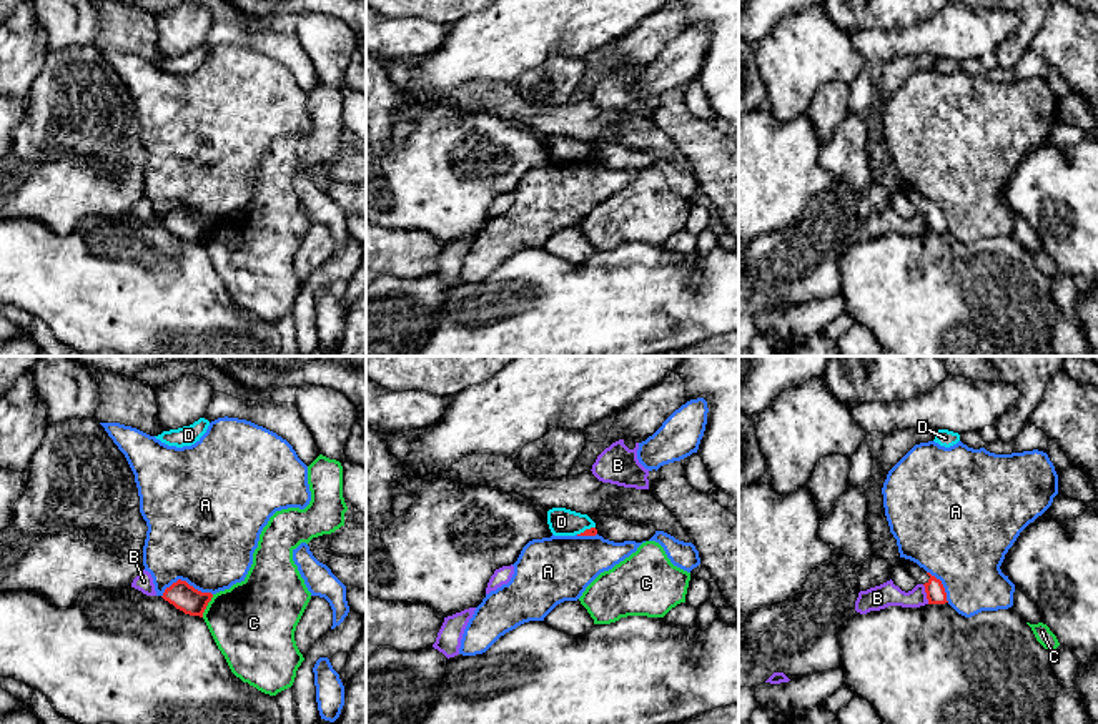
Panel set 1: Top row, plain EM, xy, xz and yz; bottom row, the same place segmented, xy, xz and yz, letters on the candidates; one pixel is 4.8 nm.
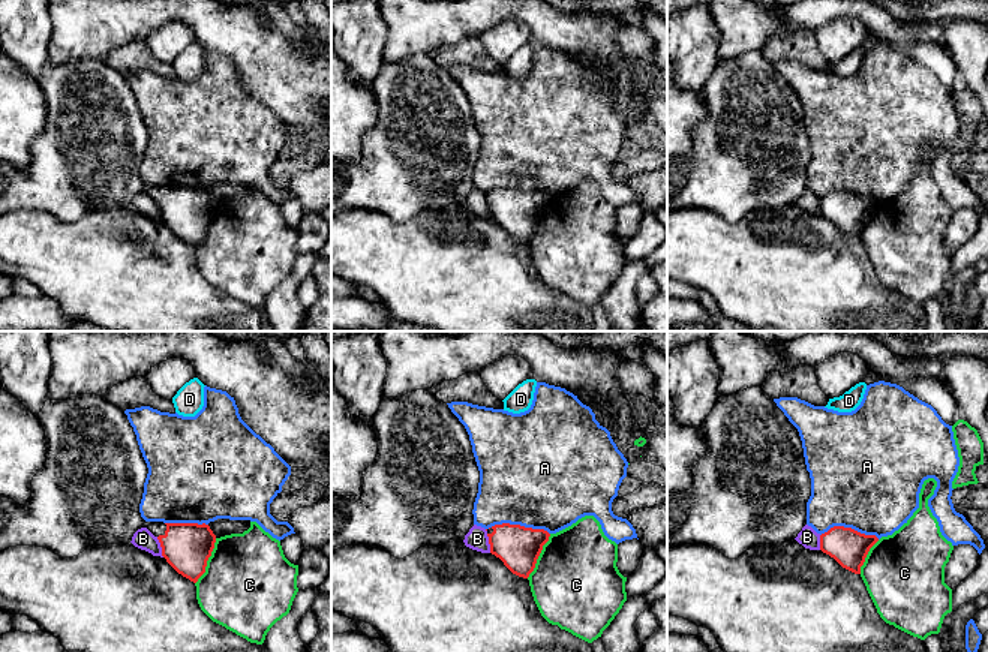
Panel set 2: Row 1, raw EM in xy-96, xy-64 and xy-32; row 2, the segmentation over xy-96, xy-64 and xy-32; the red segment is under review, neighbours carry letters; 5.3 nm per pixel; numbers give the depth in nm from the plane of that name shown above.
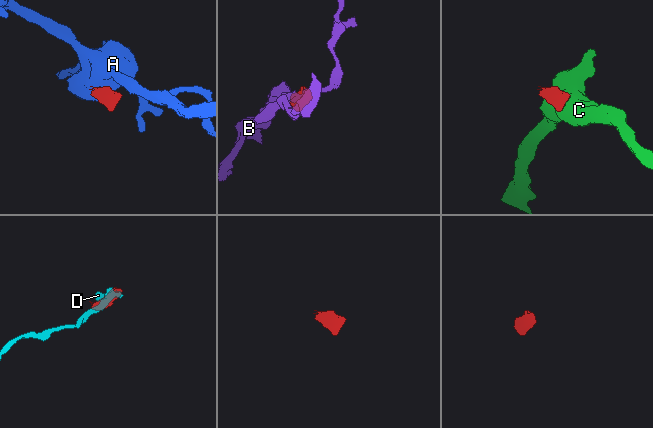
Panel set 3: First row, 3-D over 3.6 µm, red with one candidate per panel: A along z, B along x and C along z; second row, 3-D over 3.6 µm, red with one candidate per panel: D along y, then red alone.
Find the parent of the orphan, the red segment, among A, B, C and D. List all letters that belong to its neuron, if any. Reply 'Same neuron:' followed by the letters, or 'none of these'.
Same neuron: none of these

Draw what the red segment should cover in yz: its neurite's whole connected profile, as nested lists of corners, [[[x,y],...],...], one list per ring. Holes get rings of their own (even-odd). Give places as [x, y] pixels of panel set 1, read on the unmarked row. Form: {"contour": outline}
{"contour": [[[900,185],[900,193],[905,195],[910,203],[917,208],[917,211],[925,213],[928,231],[945,231],[947,220],[940,206],[927,200],[923,195],[920,195],[917,190]]]}

